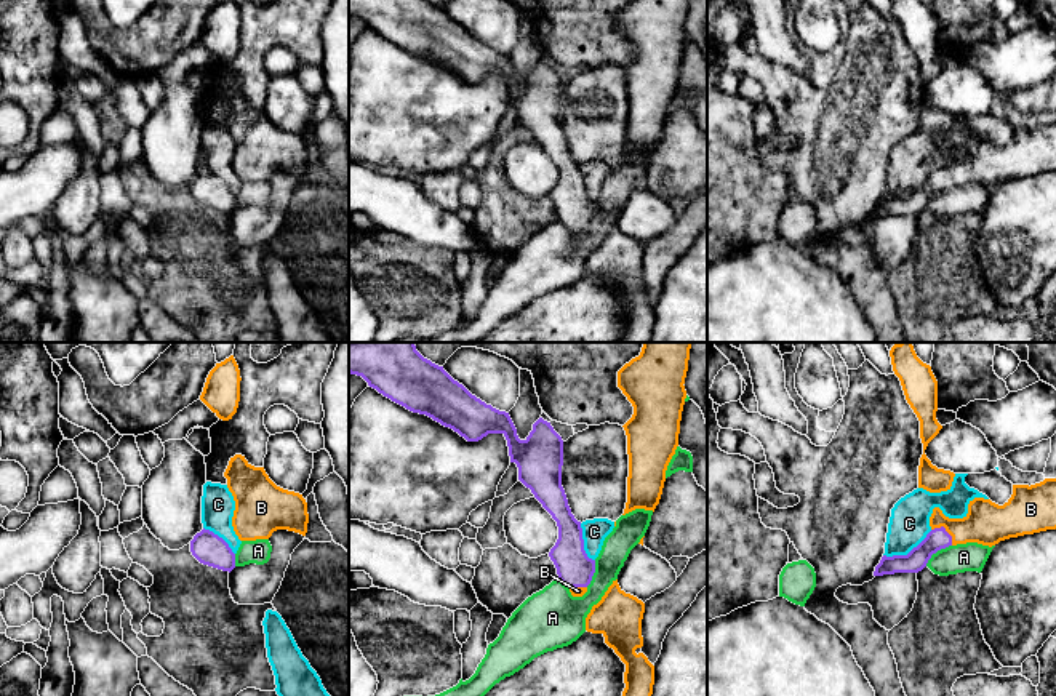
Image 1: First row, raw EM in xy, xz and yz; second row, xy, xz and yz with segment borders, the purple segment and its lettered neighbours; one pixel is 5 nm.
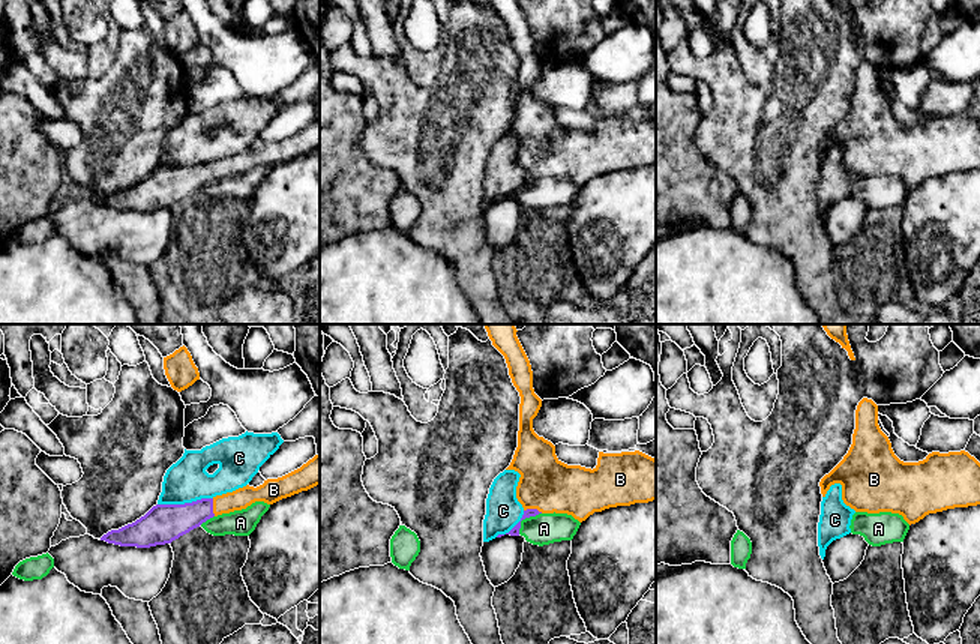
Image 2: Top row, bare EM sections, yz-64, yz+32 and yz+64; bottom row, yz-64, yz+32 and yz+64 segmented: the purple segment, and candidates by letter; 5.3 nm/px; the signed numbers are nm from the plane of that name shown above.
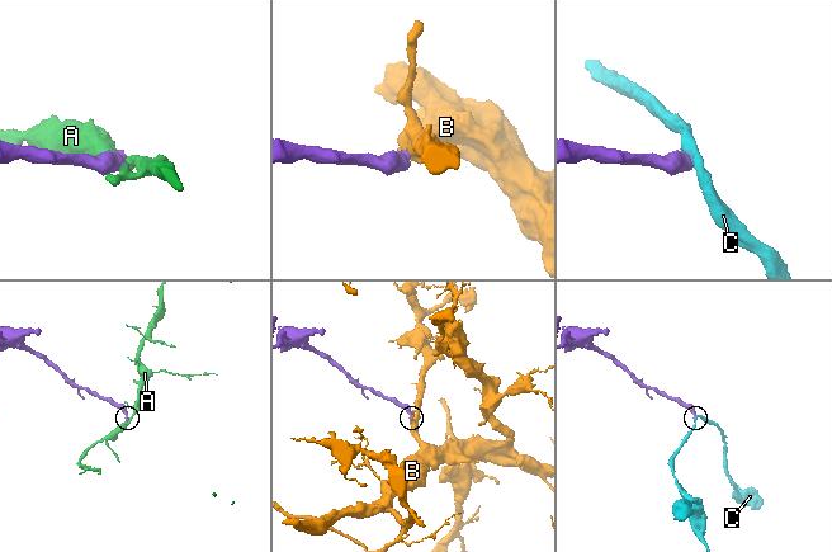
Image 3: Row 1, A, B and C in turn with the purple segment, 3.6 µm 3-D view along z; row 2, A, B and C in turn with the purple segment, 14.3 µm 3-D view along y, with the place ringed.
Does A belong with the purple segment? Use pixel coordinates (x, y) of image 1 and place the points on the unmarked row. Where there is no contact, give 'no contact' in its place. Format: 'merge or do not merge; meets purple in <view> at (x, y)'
do not merge; meets purple in yz at (936, 192)

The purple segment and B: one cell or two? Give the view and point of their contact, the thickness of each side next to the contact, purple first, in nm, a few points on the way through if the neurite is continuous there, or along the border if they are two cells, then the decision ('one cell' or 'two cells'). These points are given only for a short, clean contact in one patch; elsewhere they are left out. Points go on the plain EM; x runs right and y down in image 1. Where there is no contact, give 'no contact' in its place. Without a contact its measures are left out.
contact yz (944, 172); calibres 110 and 220 nm; way yz (916, 202), (944, 172), (968, 172), (988, 165); one cell

